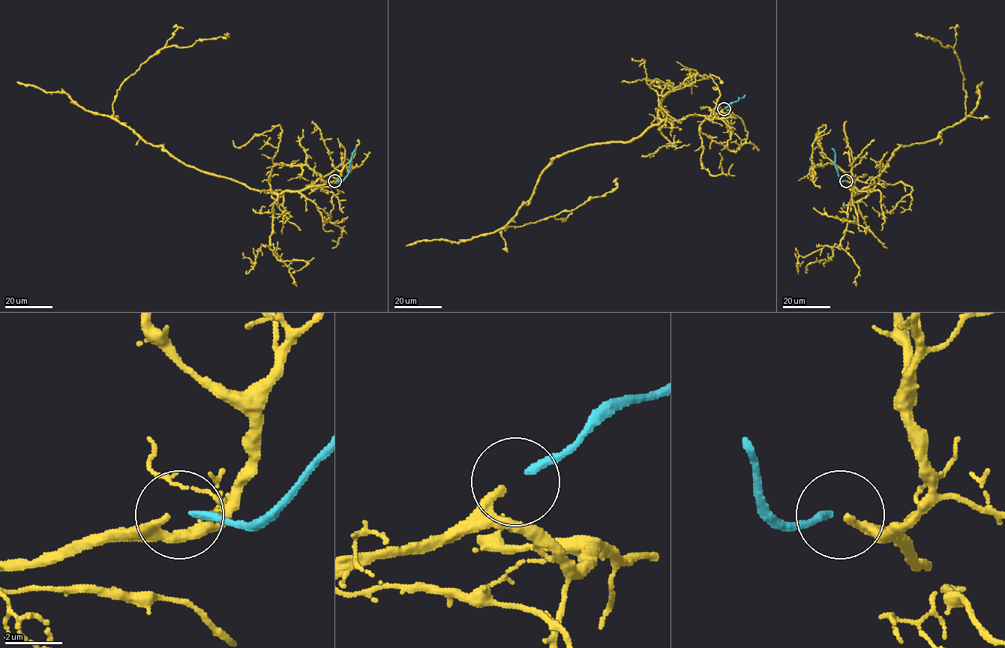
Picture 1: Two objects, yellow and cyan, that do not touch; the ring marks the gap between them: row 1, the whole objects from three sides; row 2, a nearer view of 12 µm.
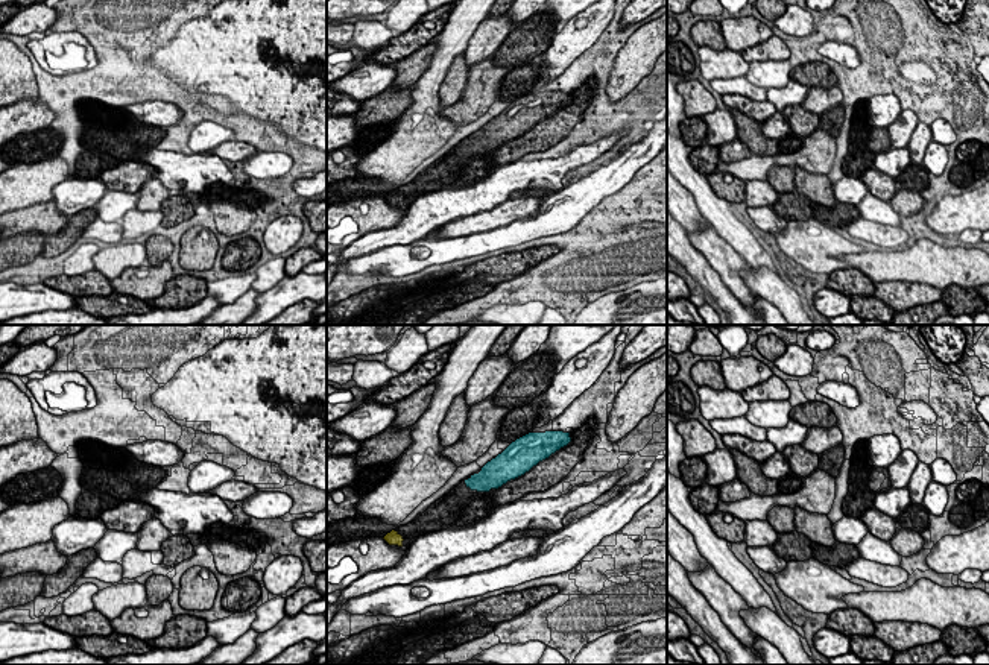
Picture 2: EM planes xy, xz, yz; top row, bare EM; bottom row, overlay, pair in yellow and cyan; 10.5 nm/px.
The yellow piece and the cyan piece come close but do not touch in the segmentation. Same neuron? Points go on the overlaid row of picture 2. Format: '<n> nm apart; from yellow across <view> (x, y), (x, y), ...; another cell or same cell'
850 nm apart; from yellow across xz (401, 536), (467, 486); same cell

